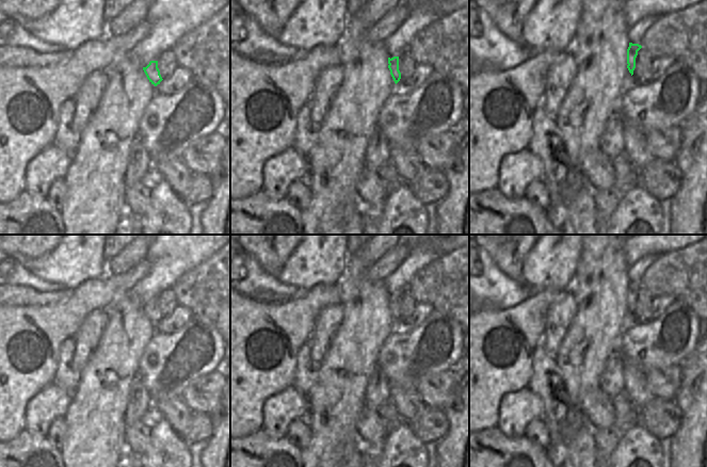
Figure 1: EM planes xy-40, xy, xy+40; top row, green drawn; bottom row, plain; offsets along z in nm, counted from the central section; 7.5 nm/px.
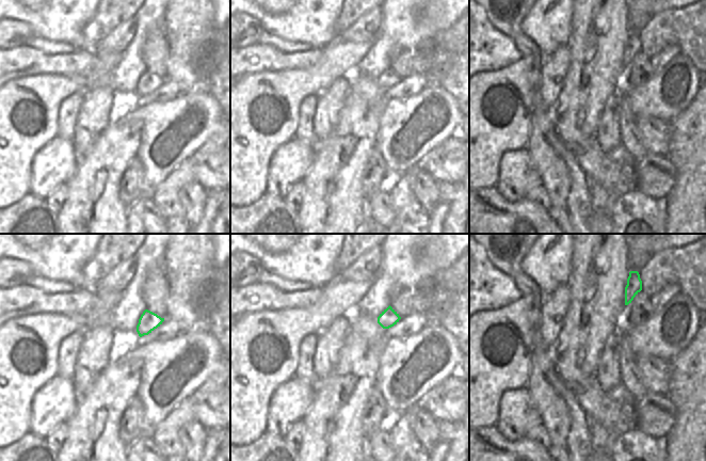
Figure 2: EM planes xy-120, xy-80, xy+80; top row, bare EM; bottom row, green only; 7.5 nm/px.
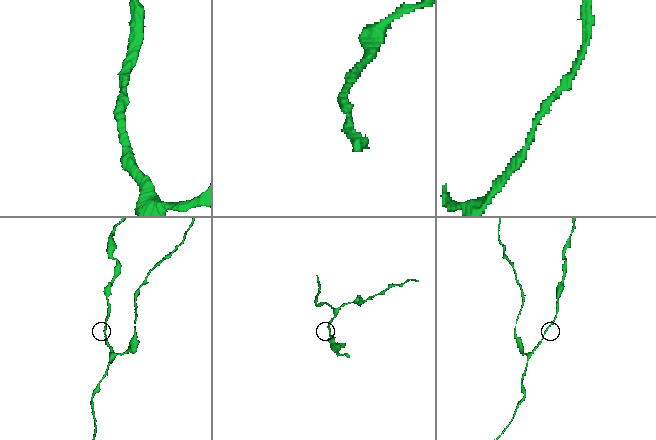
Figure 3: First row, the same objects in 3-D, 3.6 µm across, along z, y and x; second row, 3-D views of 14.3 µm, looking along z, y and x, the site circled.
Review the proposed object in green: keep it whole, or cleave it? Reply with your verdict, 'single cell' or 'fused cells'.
single cell

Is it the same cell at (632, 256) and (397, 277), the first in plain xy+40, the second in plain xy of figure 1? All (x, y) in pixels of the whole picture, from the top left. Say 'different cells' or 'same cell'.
different cells

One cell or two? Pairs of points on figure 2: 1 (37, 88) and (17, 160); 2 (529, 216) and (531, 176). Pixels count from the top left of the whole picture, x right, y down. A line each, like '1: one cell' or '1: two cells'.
1: one cell
2: two cells

